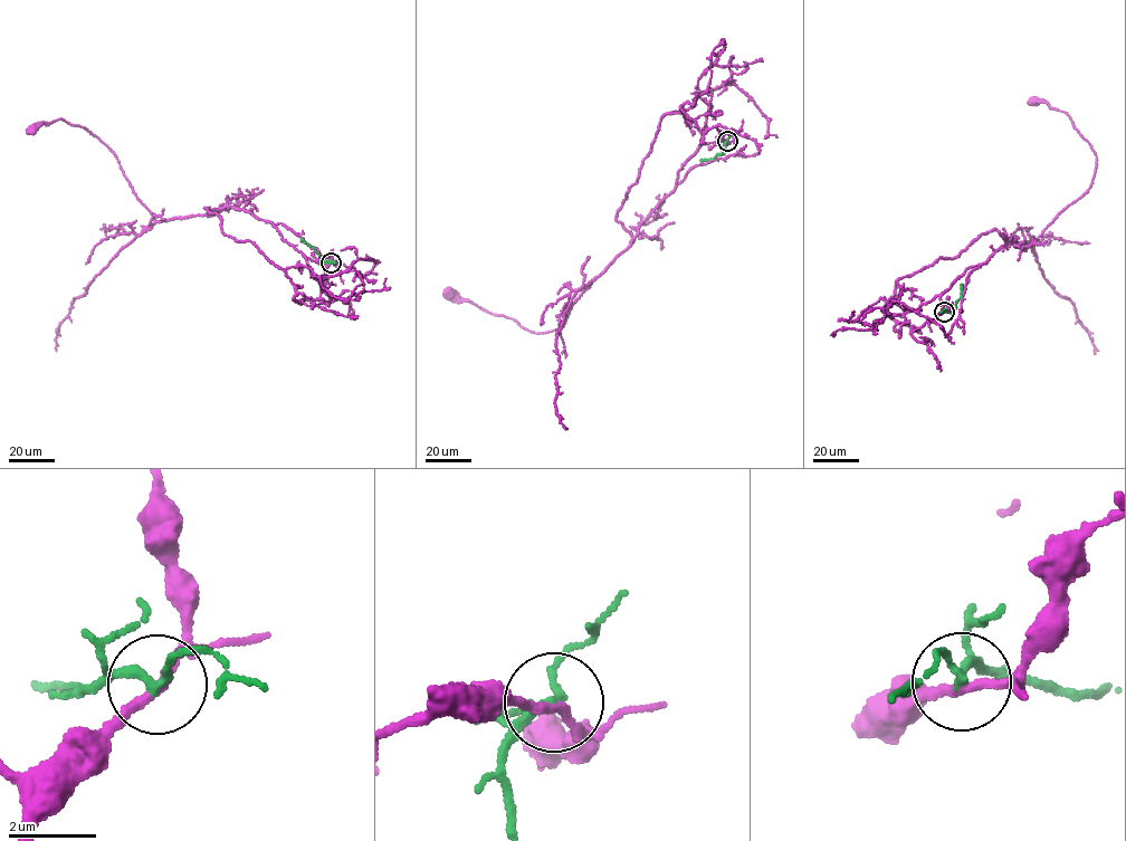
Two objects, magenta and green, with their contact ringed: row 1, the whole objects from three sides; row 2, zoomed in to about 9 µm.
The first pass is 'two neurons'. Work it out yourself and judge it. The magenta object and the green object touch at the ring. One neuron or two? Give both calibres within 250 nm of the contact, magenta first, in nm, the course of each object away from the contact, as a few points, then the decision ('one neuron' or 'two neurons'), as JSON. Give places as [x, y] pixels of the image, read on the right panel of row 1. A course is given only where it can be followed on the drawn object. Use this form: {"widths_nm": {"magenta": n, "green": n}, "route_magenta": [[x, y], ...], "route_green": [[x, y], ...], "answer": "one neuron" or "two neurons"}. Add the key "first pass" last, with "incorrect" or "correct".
{"widths_nm": {"magenta": 200, "green": 180}, "route_magenta": [[944, 312], [912, 331], [883, 308], [898, 279], [988, 231], [1037, 239], [1090, 187], [1090, 144], [1033, 99]], "route_green": [[944, 312], [954, 312], [961, 296], [962, 284]], "answer": "two neurons", "first pass": "correct"}

